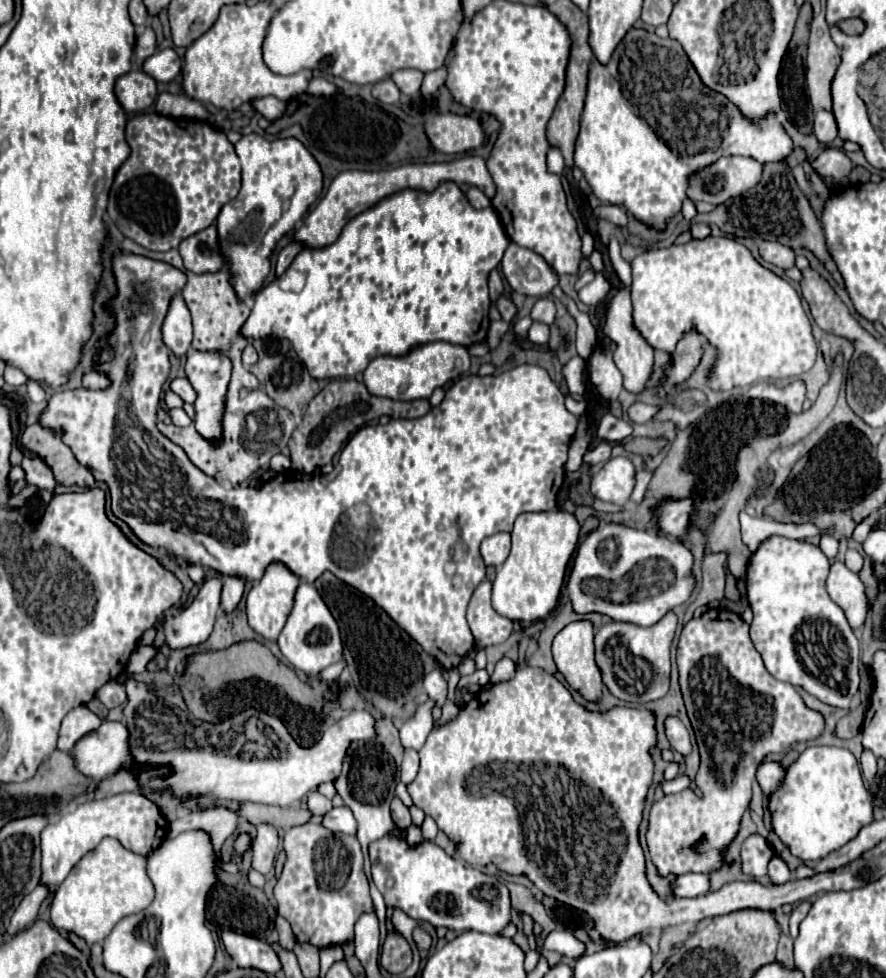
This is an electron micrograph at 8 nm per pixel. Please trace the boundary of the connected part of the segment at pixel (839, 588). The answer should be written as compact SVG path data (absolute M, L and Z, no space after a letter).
M836 561L830 567L826 581L828 595L842 607L852 629L858 629L866 621L866 593L864 583L856 573L852 573L844 563Z

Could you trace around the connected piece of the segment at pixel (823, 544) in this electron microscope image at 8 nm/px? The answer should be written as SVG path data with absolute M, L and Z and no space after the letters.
M824 535L822 541L820 541L820 549L822 549L830 559L834 559L834 557L838 555L838 541L836 541L834 537Z

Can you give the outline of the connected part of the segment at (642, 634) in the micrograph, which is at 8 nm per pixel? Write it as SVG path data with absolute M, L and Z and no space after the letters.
M668 611L652 627L640 627L622 621L610 621L602 625L594 635L594 645L602 683L608 687L608 691L628 703L648 703L664 697L670 685L670 645L674 639L674 631L674 611Z

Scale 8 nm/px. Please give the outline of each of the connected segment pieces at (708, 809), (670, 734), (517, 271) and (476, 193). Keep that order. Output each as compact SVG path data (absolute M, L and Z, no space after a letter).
M710 609L704 615L688 621L682 629L676 649L676 663L680 689L702 757L700 771L696 775L696 785L700 787L702 797L698 797L692 789L684 789L674 795L664 795L652 805L646 839L652 863L656 865L660 877L678 877L684 873L710 875L718 871L732 839L740 829L740 819L750 805L758 763L770 753L780 753L792 743L812 741L824 731L824 715L820 711L808 709L794 685L778 681L766 671L760 653L752 645L748 629L748 623L744 623L740 615L724 609Z
M668 717L668 719L666 719L666 737L668 737L670 745L672 745L678 753L690 755L692 743L690 743L690 737L688 737L686 727L682 725L682 721L680 721L678 717Z
M510 243L504 253L502 273L510 287L522 295L542 297L558 285L558 275L548 267L546 259L516 243Z
M470 187L470 191L466 193L466 197L468 197L470 205L476 207L476 209L484 209L484 207L490 205L490 199L488 199L488 197L478 189L478 187Z

